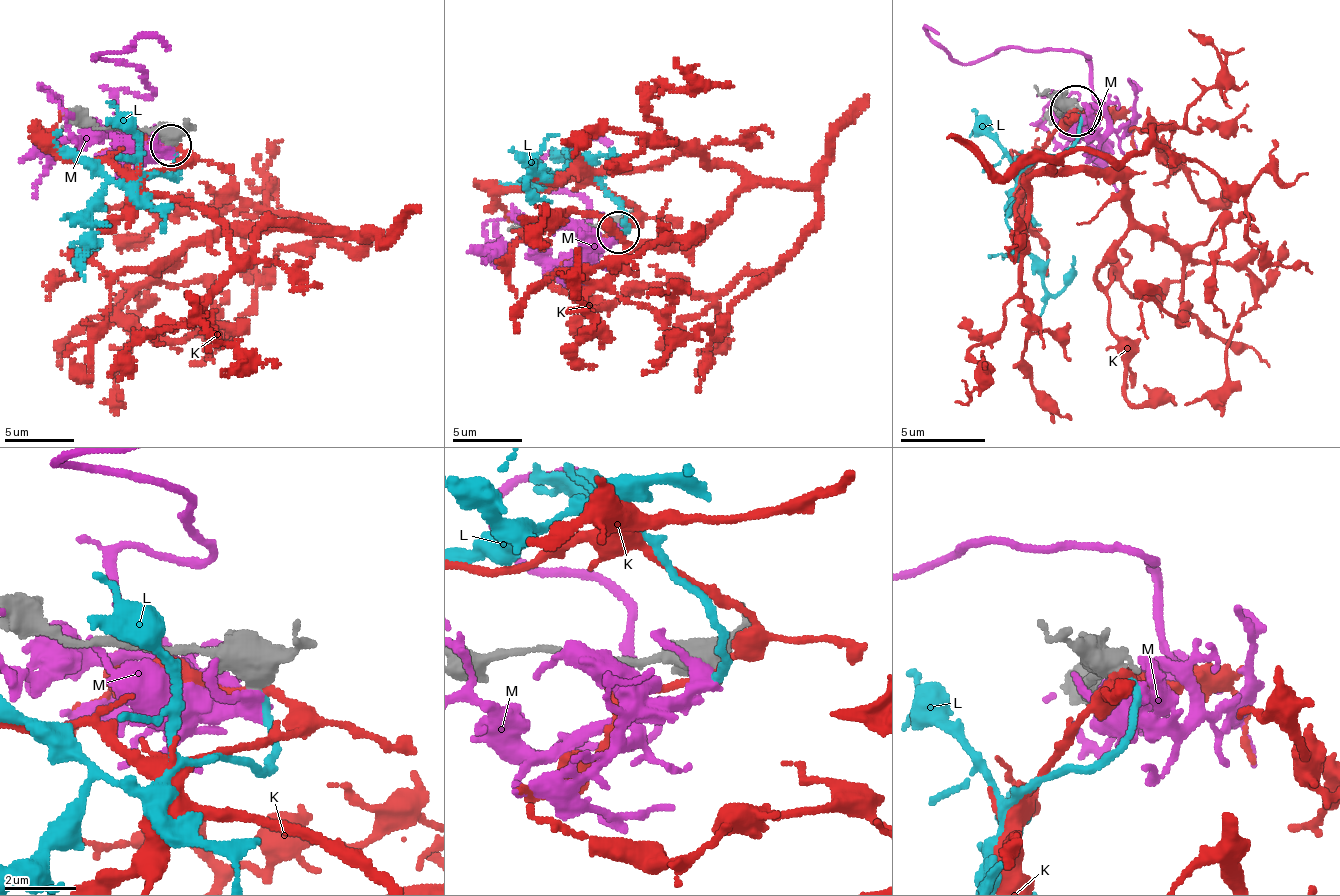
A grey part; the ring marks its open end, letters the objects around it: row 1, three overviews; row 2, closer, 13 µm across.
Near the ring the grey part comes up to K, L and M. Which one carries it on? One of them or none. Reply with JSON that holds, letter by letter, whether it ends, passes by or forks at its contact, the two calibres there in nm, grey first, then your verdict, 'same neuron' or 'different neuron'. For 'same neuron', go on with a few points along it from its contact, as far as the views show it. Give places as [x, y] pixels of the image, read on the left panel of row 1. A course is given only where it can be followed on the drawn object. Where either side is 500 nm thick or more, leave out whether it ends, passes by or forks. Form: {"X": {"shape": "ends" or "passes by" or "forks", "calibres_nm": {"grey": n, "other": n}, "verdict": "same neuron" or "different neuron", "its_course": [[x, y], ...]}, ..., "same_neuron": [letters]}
{"K": {"calibres_nm": {"grey": 650, "other": 190}, "verdict": "different neuron"}, "L": {"calibres_nm": {"grey": 650, "other": 190}, "verdict": "same neuron", "its_course": [[170, 145], [177, 167], [170, 178], [109, 181], [91, 206], [80, 263], [100, 242]]}, "M": {"calibres_nm": {"grey": 650, "other": 380}, "verdict": "different neuron"}, "same_neuron": ["L"]}

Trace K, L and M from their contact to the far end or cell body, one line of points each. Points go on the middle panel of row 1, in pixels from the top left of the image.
K: (621, 229), (635, 210), (591, 176), (687, 148), (819, 203), (769, 269), (636, 283), (581, 320), (601, 334)
L: (617, 229), (625, 230), (618, 204), (591, 175), (540, 164), (530, 190), (551, 202)
M: (617, 229), (563, 263), (598, 252), (591, 206), (552, 192), (535, 168), (584, 138), (612, 142)

